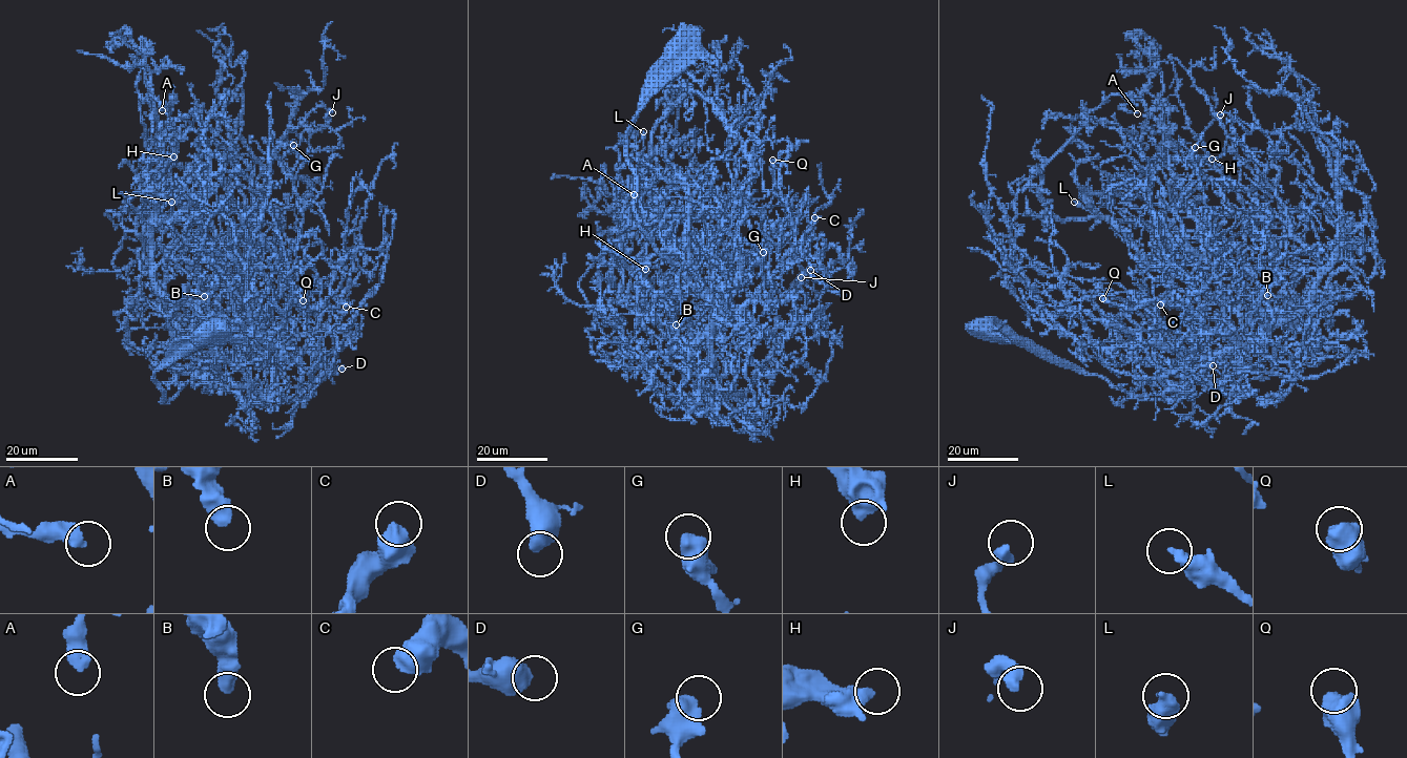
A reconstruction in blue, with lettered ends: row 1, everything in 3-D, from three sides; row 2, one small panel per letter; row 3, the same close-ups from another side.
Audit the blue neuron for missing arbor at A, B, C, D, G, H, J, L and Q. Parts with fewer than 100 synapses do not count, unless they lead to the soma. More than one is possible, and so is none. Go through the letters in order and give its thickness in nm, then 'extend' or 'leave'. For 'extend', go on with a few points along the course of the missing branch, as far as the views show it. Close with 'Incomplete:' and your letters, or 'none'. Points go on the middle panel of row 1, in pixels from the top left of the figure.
A: 440 nm thick; leave
B: 500 nm thick; leave
C: 600 nm thick; leave
D: 600 nm thick; leave
G: 650 nm thick; leave
H: 500 nm thick; leave
J: 400 nm thick; leave
L: 320 nm thick; leave
Q: 600 nm thick; leave
Incomplete: none

